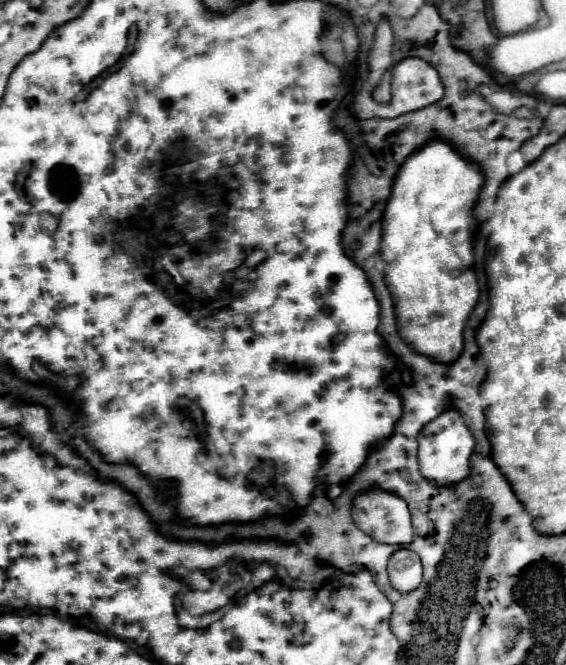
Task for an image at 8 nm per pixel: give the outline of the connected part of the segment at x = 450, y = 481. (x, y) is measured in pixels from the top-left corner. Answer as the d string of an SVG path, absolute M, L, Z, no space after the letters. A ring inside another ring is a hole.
M454 408L446 410L436 420L426 424L422 428L422 432L418 434L420 474L438 486L446 486L446 488L456 486L462 480L466 480L472 472L470 456L474 454L474 448L476 448L476 440L472 436L470 428L466 426L464 418L460 416L460 412Z

